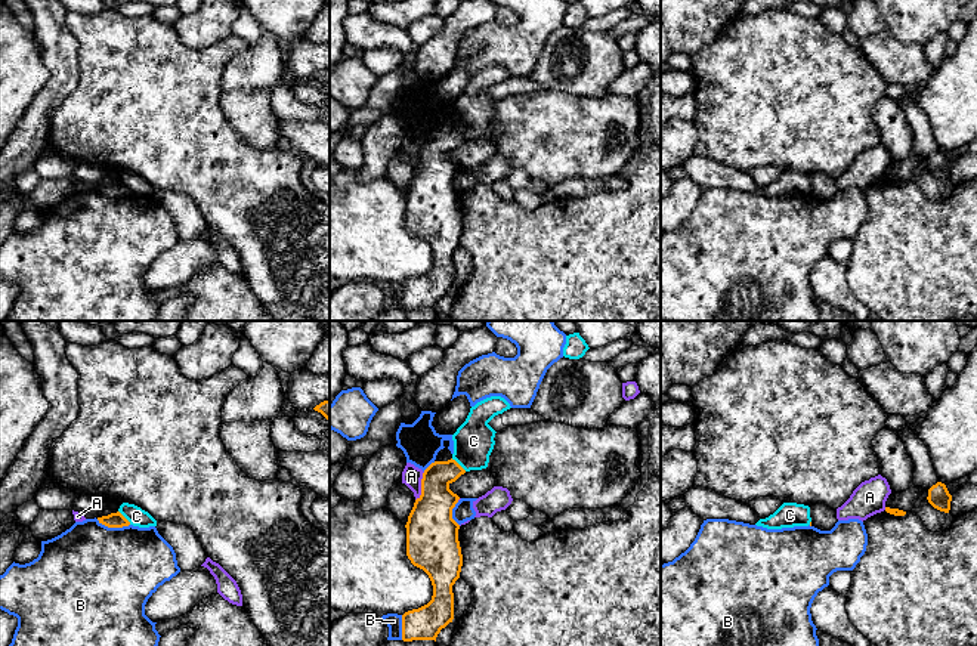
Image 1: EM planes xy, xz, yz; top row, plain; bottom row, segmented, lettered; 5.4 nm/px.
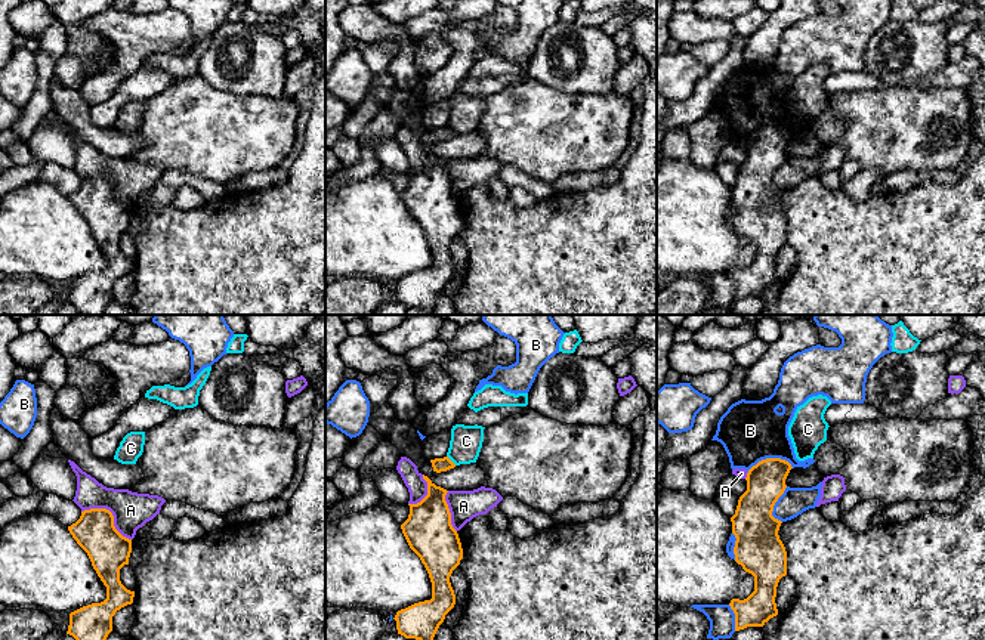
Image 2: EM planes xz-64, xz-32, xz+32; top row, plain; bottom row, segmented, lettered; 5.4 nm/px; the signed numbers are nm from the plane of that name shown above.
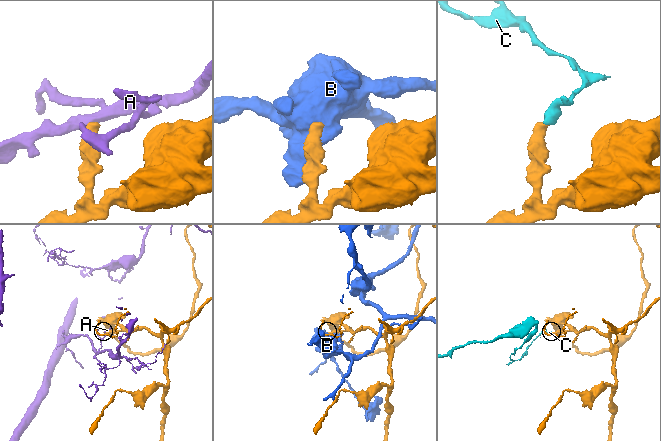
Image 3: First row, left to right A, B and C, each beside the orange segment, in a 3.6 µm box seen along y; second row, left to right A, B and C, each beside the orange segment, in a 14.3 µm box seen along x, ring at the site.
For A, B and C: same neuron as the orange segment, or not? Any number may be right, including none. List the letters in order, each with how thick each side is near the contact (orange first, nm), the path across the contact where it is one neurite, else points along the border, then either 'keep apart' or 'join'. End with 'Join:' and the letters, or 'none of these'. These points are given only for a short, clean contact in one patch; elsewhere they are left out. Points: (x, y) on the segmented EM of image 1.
A: calibres 280 and 110 nm; keep apart
B: calibres 80 and 500 nm; keep apart
C: calibres 190 and 220 nm; border xz (451, 458), (466, 470); keep apart
Join: none of these

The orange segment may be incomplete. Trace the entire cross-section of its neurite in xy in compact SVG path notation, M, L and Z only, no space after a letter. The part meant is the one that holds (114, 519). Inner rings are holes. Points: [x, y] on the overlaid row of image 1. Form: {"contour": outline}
{"contour": "M120 511L98 517L98 520L108 528L123 528L130 525L130 522Z"}

